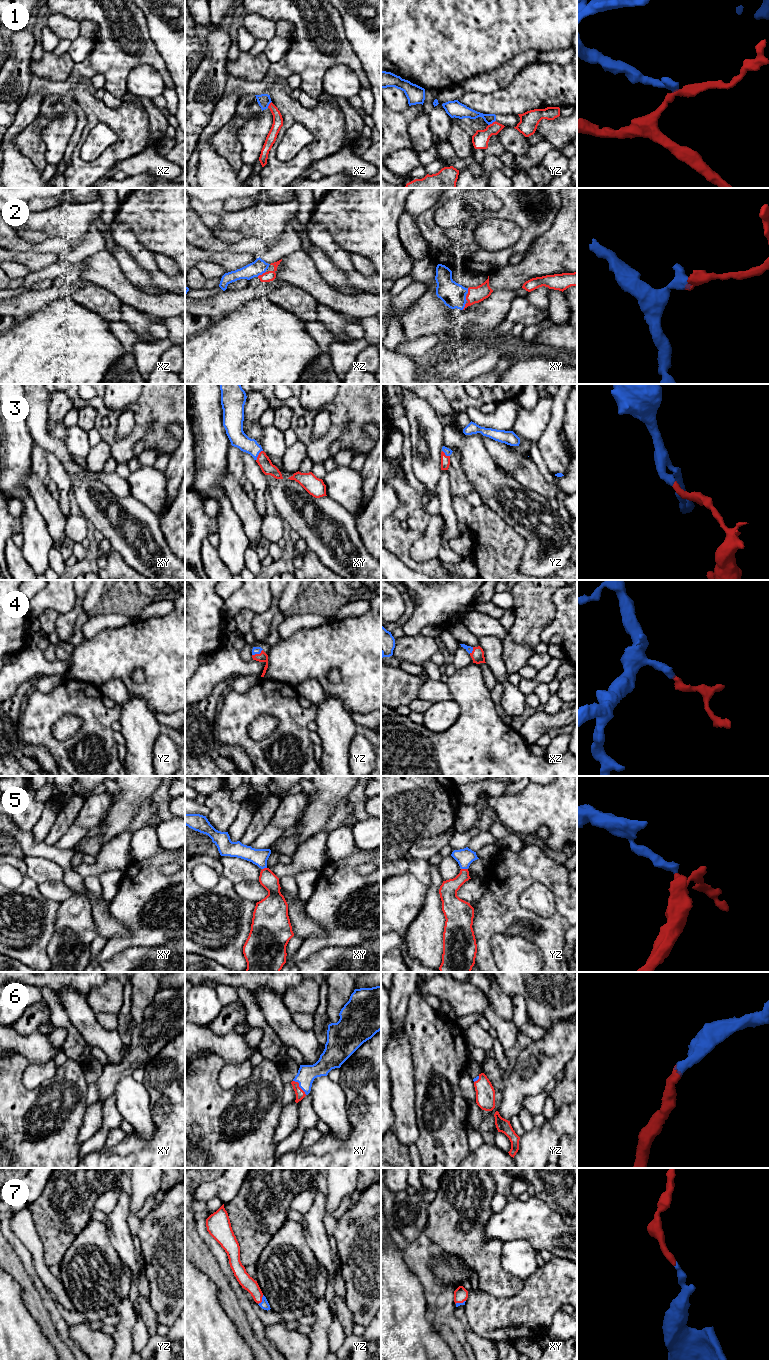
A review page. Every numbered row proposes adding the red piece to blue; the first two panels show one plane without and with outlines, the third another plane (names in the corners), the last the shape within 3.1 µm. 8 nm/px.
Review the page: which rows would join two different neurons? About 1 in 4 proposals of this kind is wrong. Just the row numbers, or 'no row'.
1

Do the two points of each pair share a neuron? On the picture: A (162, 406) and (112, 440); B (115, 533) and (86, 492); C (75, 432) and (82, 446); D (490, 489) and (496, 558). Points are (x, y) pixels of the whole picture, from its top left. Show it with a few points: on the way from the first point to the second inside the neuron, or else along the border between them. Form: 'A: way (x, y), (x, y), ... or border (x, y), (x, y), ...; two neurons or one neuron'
A: way (151, 419), (128, 442), (125, 442); one neuron
B: way (113, 523), (100, 510), (96, 502); one neuron
C: way (75, 435), (79, 443); one neuron
D: border (483, 502), (509, 525); two neurons

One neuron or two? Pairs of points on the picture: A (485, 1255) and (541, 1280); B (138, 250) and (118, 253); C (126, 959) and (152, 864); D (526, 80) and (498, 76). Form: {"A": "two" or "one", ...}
{"A": "two", "B": "two", "C": "two", "D": "two"}

